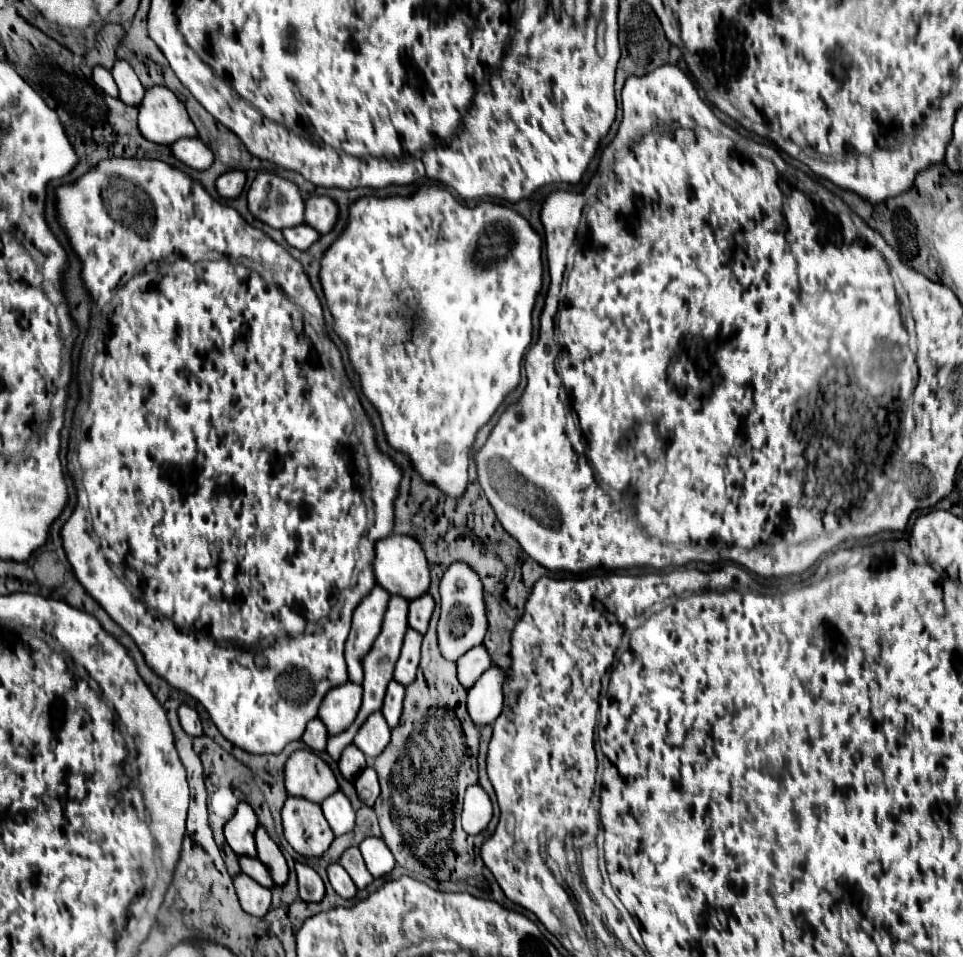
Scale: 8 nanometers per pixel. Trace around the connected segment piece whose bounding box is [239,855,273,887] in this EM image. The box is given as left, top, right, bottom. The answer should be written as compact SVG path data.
M243 855L243 857L239 857L239 865L241 865L241 871L247 873L249 877L253 877L259 885L263 885L263 887L273 887L273 879L271 879L267 867L265 867L257 857L249 859L249 857Z

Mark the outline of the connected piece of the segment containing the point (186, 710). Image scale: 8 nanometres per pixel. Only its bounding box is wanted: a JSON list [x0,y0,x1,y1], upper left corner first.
[179,705,203,737]

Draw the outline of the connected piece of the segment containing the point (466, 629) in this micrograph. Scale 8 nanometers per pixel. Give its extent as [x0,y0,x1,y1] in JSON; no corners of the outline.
[439,563,489,661]

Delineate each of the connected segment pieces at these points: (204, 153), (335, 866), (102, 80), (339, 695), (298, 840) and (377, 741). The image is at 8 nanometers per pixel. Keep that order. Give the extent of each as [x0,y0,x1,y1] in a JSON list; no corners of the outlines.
[[171,137,213,169],[327,863,357,899],[93,65,117,97],[319,681,363,735],[281,797,335,857],[353,711,391,759]]

